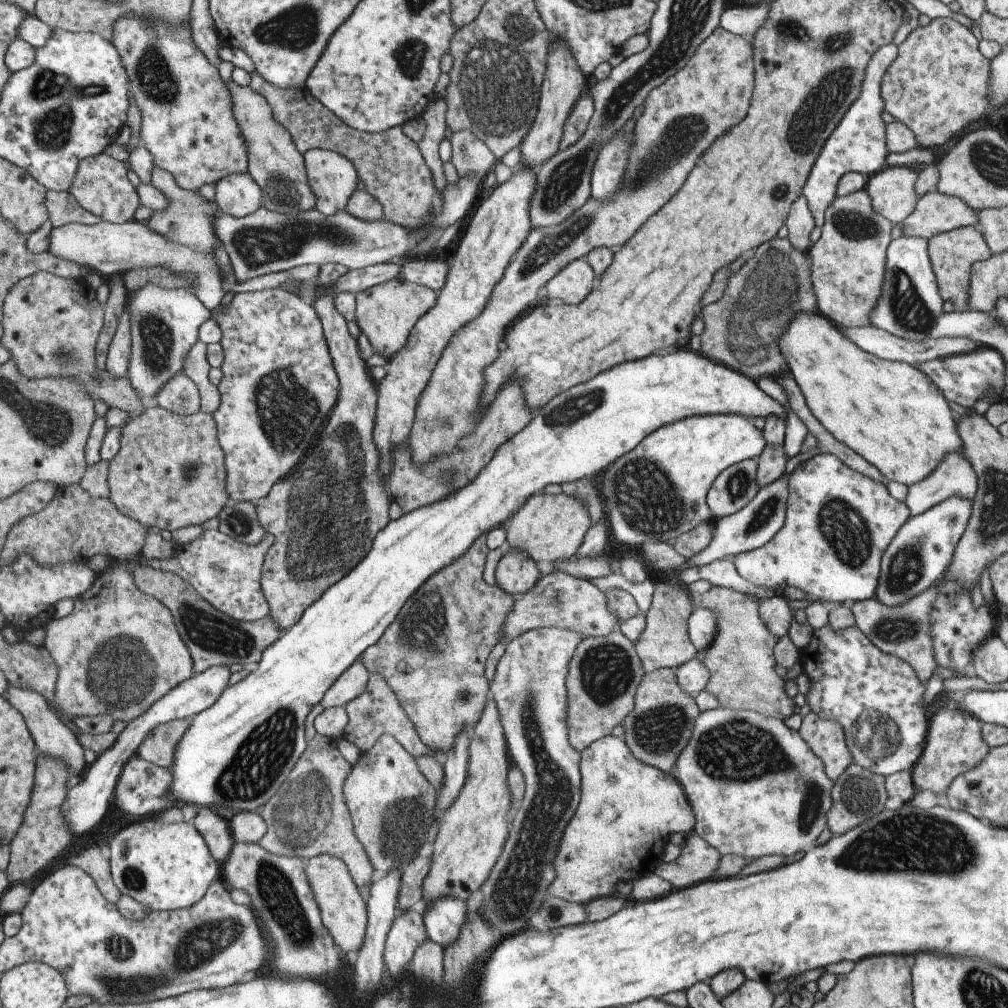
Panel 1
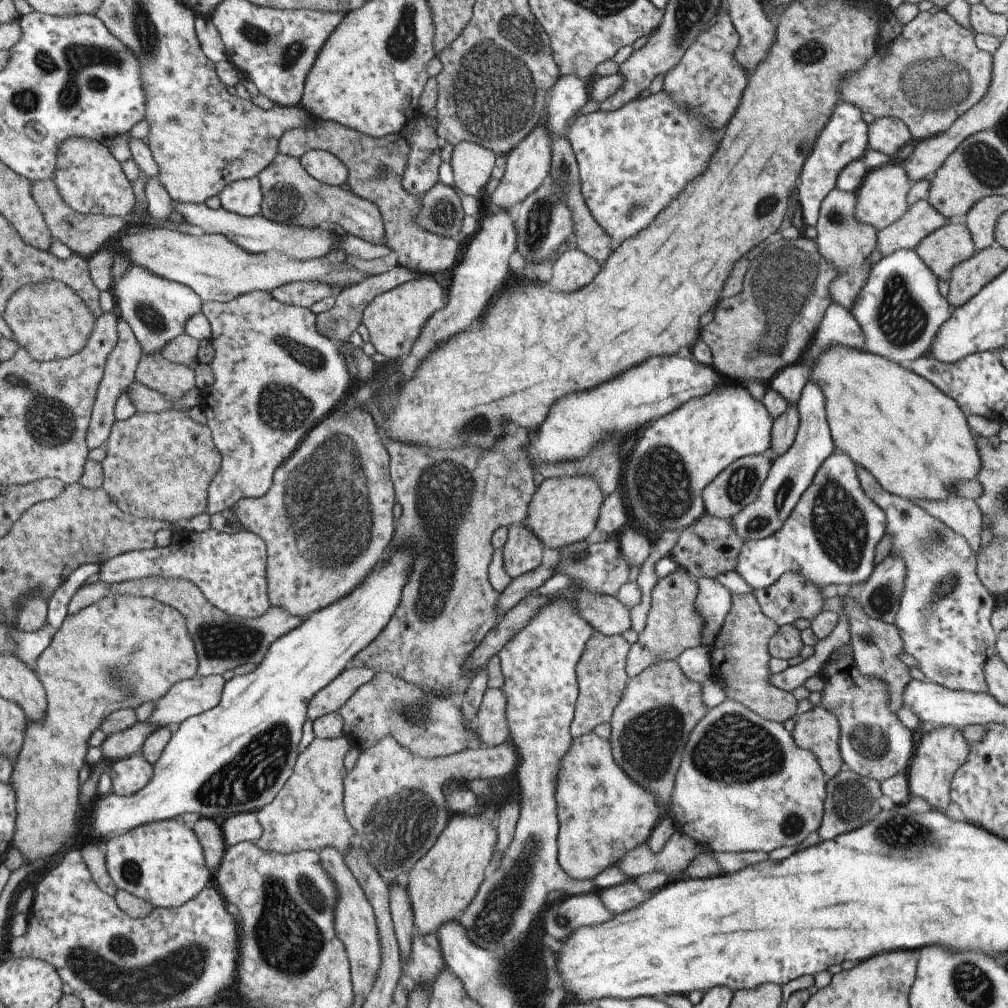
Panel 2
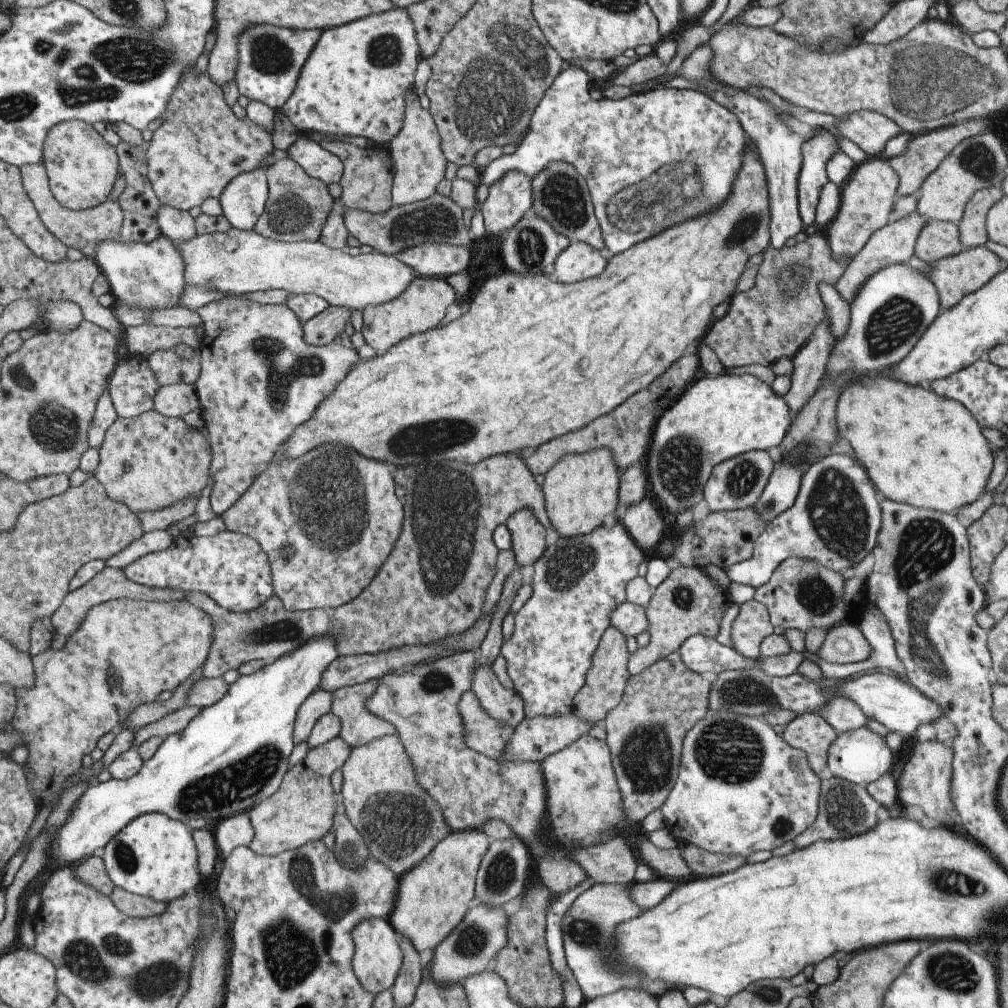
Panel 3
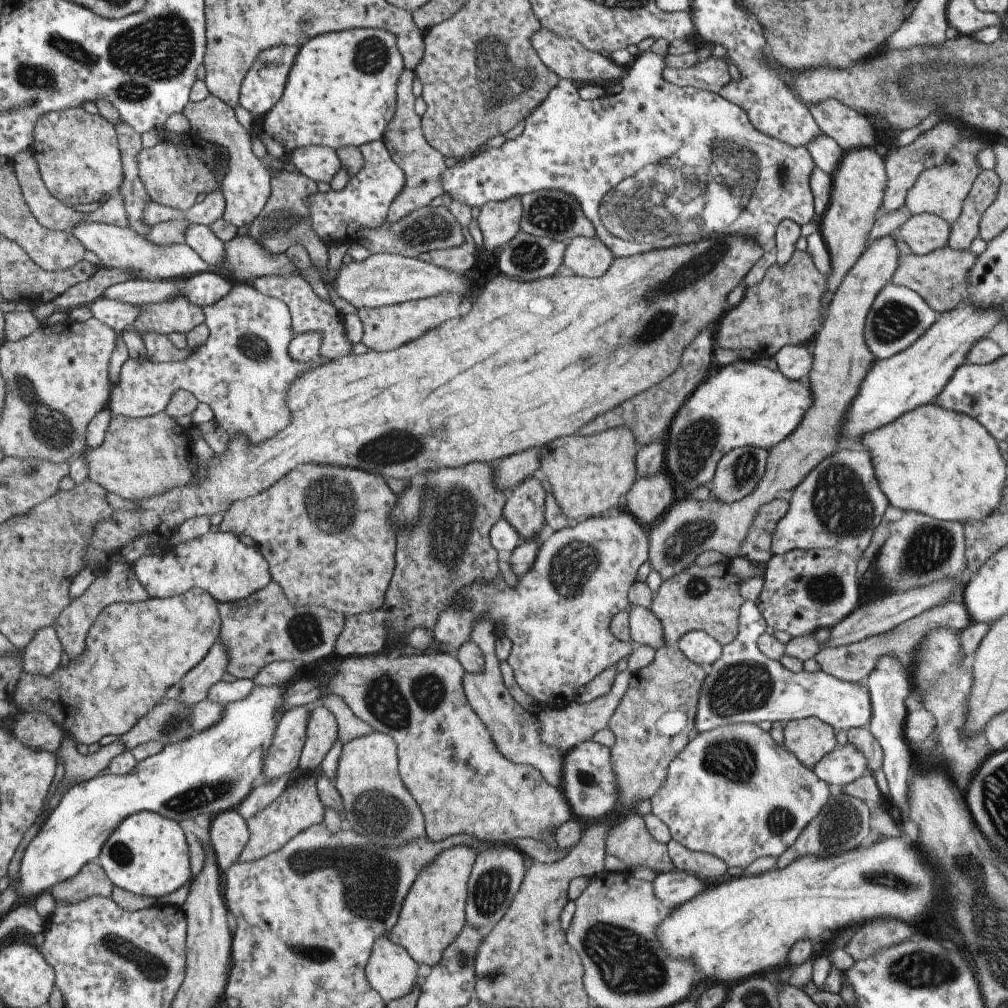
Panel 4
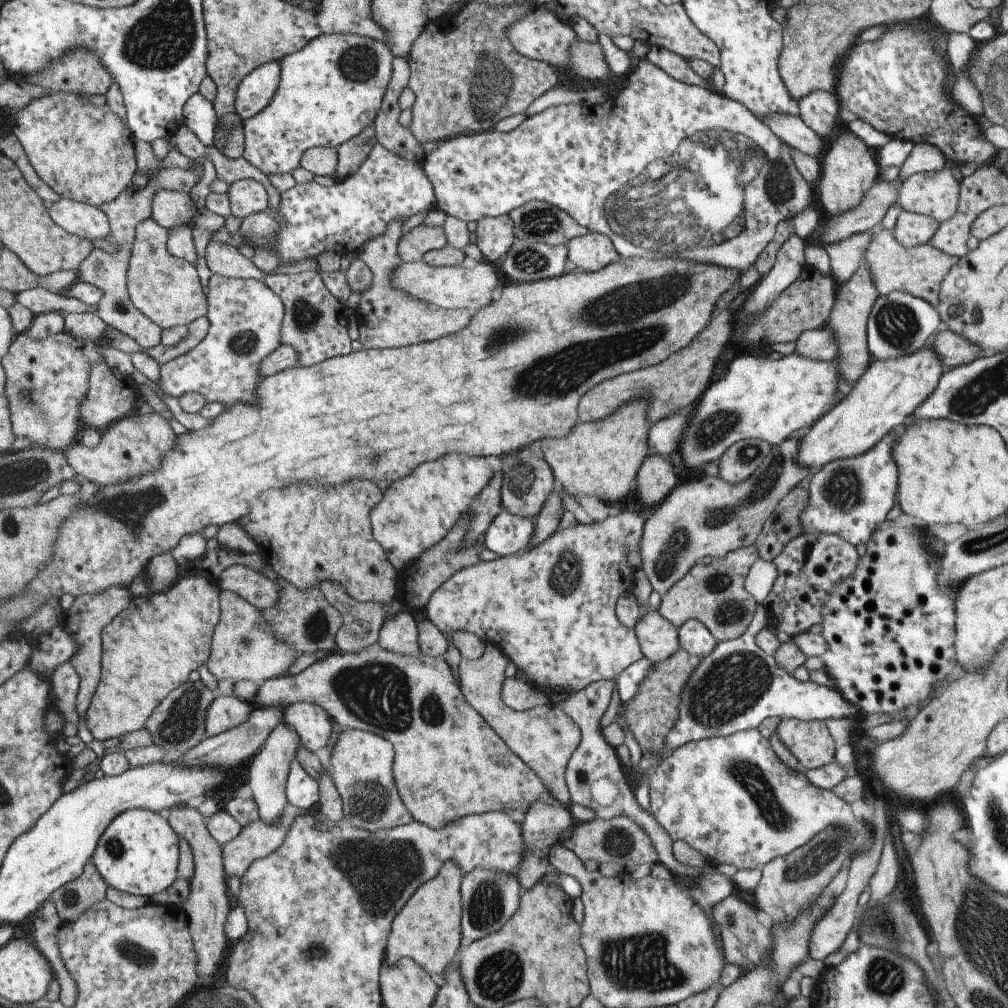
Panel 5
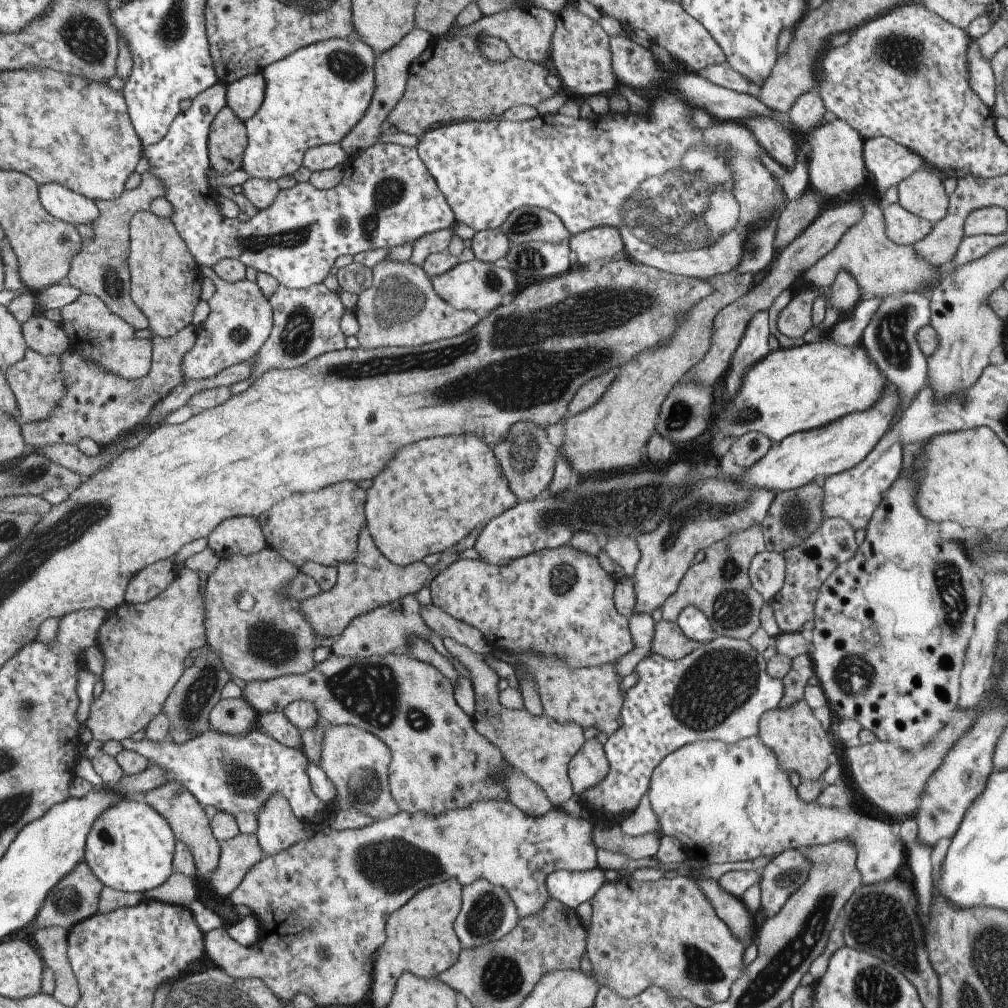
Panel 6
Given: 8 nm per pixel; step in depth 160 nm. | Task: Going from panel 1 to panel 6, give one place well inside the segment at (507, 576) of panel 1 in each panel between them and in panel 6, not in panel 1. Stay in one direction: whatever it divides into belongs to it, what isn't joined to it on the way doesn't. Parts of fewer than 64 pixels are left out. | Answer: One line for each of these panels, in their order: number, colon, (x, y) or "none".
2: (522, 552)
3: (526, 533)
4: (524, 509)
5: (526, 480)
6: (527, 459)

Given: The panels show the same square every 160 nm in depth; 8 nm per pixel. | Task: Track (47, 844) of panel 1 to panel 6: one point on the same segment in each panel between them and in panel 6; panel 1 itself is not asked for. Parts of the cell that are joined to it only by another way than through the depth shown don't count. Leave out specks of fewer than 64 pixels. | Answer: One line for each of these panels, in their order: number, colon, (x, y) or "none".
2: (122, 651)
3: (124, 652)
4: (134, 652)
5: (147, 650)
6: (144, 644)

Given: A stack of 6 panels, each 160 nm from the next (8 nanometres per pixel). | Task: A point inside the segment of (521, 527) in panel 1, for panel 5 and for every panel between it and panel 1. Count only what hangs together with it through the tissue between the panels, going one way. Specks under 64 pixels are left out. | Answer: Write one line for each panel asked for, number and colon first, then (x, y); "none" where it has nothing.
2: (562, 511)
3: (578, 490)
4: (588, 474)
5: (601, 458)

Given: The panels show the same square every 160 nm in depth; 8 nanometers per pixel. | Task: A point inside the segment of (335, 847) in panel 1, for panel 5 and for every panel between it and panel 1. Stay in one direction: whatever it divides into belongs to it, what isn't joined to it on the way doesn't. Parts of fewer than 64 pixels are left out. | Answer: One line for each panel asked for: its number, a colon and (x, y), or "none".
2: (306, 814)
3: (301, 810)
4: (298, 807)
5: (256, 840)

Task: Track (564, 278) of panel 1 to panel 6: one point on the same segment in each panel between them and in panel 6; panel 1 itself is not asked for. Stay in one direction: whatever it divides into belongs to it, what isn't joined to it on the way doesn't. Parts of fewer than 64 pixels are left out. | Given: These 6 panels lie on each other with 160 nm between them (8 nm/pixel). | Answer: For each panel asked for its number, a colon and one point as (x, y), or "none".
2: (572, 269)
3: (578, 261)
4: (583, 257)
5: (592, 251)
6: (598, 242)

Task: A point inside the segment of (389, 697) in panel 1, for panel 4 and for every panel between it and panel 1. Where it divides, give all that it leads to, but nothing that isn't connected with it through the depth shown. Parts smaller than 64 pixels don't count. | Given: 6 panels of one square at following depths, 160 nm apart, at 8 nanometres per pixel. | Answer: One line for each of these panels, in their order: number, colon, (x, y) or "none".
2: (373, 711)
3: (482, 734)
4: (514, 731)

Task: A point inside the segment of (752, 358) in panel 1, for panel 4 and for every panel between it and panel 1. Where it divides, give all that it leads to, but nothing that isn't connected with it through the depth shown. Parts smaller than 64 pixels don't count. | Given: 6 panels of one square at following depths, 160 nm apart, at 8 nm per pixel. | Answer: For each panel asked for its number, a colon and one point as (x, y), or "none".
2: (755, 333)
3: (778, 313)
4: (773, 313)

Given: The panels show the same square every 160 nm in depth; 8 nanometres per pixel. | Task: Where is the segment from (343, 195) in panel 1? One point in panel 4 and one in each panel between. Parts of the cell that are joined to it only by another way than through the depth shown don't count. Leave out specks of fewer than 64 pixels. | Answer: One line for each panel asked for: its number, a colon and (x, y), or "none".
2: (320, 165)
3: (319, 164)
4: (317, 163)

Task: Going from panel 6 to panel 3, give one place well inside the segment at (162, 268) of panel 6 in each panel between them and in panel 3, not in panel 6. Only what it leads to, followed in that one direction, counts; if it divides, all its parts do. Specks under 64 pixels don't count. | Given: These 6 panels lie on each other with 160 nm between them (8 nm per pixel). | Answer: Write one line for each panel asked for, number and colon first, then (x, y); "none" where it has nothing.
3: (142, 340)
4: (178, 316)
5: (166, 290)

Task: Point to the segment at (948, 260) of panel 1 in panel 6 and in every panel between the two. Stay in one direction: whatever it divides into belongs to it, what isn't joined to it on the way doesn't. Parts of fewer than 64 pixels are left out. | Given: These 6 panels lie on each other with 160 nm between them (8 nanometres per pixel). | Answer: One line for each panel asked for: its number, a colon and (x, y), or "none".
2: (940, 250)
3: (937, 239)
4: (922, 233)
5: (911, 229)
6: (903, 228)

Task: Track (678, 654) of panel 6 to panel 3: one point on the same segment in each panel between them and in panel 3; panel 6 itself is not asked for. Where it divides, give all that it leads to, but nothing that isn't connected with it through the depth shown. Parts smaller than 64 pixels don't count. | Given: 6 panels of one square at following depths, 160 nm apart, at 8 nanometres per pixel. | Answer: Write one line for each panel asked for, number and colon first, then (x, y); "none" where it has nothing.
3: (627, 618)
4: (644, 629)
5: (657, 638)

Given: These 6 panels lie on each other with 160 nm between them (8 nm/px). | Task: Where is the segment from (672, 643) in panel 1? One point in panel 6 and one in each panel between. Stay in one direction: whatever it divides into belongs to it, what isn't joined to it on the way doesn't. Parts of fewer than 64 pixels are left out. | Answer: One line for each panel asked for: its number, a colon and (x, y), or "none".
2: (672, 625)
3: (685, 603)
4: (706, 599)
5: (714, 594)
6: (718, 585)

